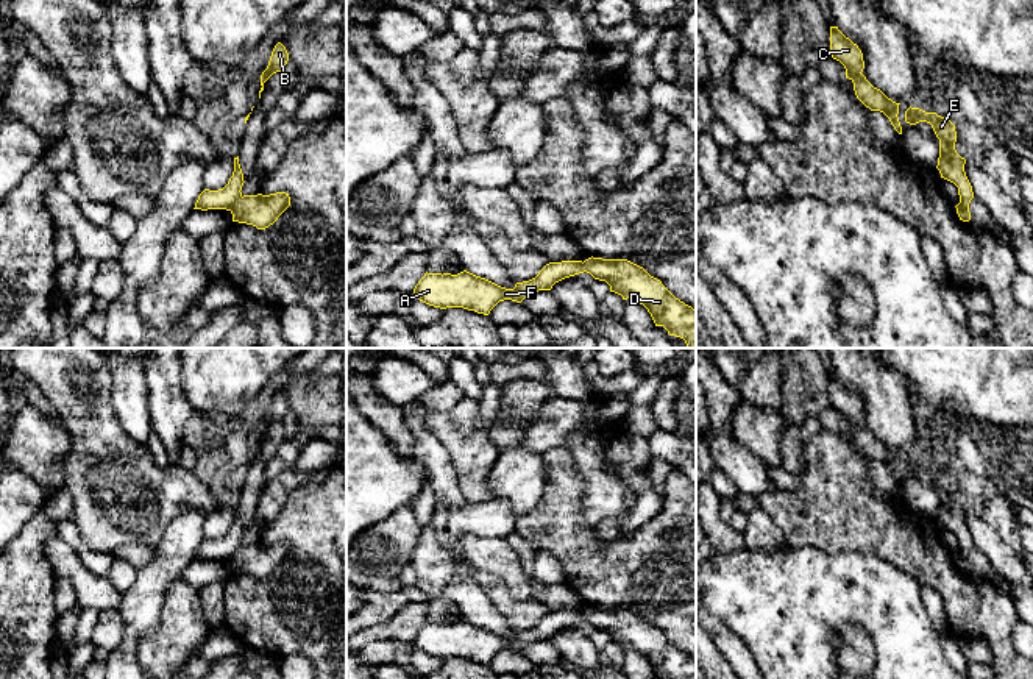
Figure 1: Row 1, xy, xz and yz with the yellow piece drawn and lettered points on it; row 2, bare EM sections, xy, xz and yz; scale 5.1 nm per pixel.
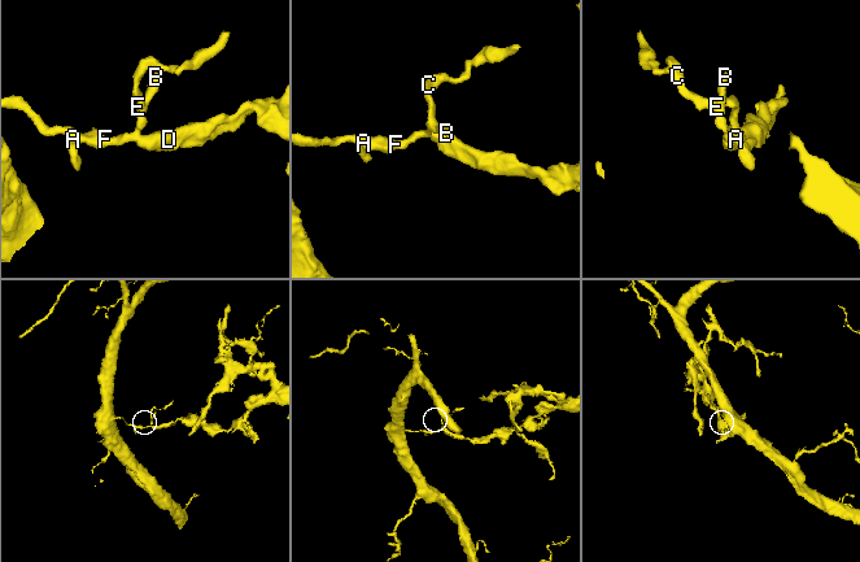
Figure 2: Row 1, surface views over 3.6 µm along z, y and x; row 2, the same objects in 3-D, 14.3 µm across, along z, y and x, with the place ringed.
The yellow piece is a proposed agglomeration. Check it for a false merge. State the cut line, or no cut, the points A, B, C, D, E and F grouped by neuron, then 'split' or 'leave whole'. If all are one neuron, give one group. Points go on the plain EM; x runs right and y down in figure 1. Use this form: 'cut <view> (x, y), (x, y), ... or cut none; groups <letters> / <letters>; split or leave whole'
cut xy (241, 545), (230, 559); groups A B C E F / D; split

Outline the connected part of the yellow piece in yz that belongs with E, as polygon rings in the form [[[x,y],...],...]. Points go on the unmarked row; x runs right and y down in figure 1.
[[[911,456],[905,460],[905,471],[910,475],[927,471],[932,475],[936,487],[939,489],[939,507],[936,518],[939,520],[941,528],[953,532],[958,537],[960,551],[969,554],[974,548],[974,542],[964,521],[966,509],[955,499],[955,475],[936,462],[925,462]]]

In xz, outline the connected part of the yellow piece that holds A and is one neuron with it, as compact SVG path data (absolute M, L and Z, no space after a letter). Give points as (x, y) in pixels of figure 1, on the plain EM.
M582 610L549 612L535 627L516 632L513 638L501 637L467 620L457 624L426 621L415 635L414 645L434 657L463 657L488 665L499 651L521 652L531 643L551 640L556 632L584 621Z

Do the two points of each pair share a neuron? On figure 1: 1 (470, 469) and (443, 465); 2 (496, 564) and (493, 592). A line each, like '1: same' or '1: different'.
1: different
2: different

